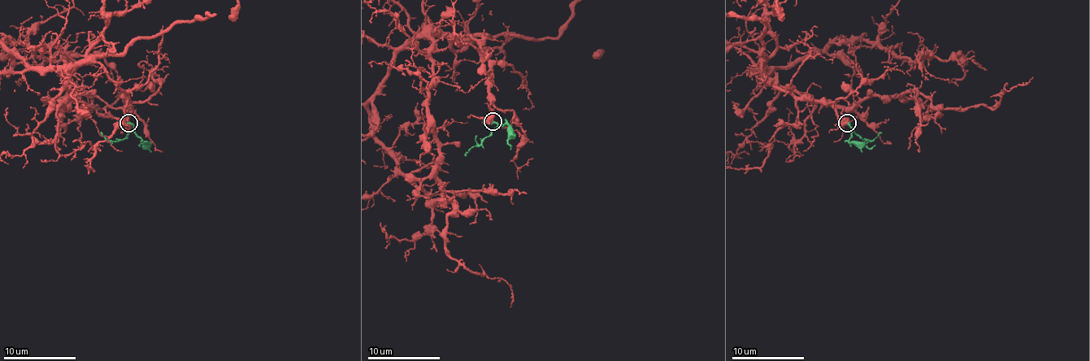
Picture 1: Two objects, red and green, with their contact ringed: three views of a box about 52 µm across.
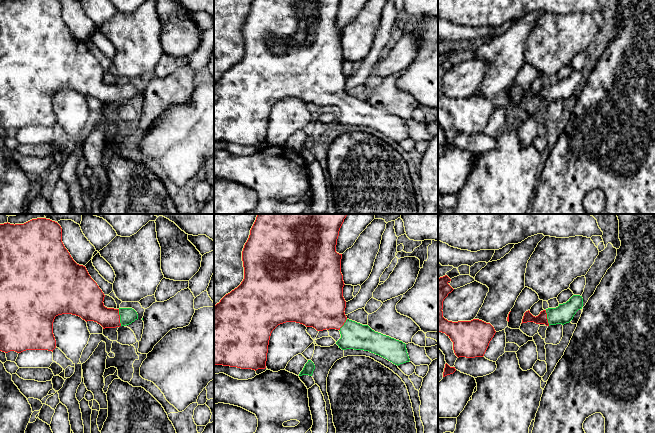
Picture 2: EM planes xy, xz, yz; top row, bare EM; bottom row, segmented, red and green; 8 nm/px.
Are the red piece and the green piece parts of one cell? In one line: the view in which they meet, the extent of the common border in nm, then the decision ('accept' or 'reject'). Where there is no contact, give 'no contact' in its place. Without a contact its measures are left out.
xy | 140 nm | accept

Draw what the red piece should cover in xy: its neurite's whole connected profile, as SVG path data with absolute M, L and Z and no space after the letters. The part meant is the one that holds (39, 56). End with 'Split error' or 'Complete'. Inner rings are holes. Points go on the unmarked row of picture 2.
M0 0L0 127L5 129L10 127L21 129L26 126L48 126L53 128L56 124L53 98L56 92L62 90L76 91L86 98L97 98L103 105L126 102L138 95L137 88L132 84L114 85L105 83L103 79L104 73L104 69L91 54L86 43L77 40L65 24L62 18L62 4L59 0Z. Split error

